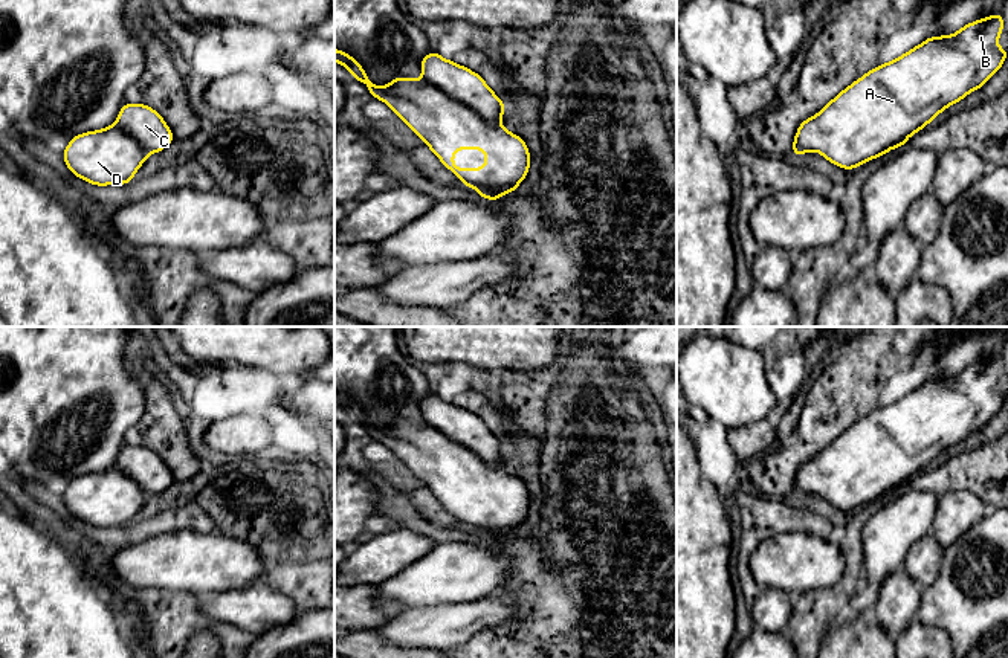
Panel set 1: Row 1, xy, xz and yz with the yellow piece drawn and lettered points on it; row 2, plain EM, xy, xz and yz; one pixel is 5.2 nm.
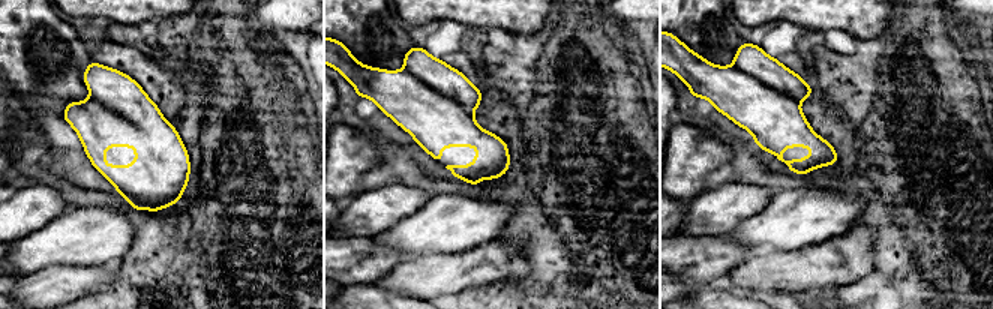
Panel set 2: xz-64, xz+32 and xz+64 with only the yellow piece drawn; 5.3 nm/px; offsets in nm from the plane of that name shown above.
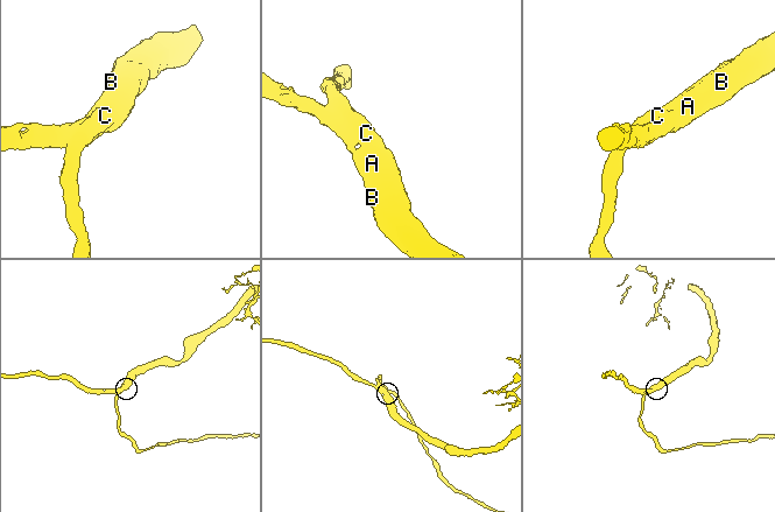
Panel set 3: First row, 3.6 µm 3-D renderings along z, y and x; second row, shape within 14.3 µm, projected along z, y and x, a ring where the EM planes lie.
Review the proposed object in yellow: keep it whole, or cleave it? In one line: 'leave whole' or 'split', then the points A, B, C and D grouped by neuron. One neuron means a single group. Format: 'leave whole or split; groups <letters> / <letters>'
leave whole; groups A B C D

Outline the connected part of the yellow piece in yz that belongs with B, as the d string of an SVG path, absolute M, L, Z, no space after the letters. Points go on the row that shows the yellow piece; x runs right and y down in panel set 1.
M1002 12L965 24L953 35L929 37L897 60L874 67L840 92L823 110L805 119L796 131L793 157L819 151L831 163L852 171L922 130L942 110L971 90L979 90L1003 64L1008 50L997 46L1003 32Z

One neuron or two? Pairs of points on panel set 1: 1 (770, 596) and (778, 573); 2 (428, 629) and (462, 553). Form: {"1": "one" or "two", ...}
{"1": "two", "2": "two"}

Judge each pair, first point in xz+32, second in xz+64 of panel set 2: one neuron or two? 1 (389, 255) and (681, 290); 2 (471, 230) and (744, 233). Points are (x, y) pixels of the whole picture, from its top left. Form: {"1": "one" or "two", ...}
{"1": "two", "2": "one"}

